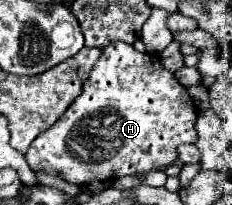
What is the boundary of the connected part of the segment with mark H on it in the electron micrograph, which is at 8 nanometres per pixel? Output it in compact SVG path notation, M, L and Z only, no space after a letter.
M114 42L114 44L108 44L104 50L102 50L102 56L96 60L90 76L84 80L84 86L82 86L82 94L70 104L70 108L62 114L62 118L52 126L48 128L46 132L42 132L42 136L38 136L30 150L26 152L26 160L28 160L28 166L34 170L34 172L44 172L44 174L50 174L50 176L60 176L64 178L66 182L70 184L76 184L76 186L82 186L82 184L88 184L92 180L116 180L120 176L126 176L126 174L136 174L136 172L150 172L150 170L158 170L162 166L170 166L176 162L178 154L176 154L176 148L180 144L196 144L196 118L198 118L198 108L194 104L194 100L190 98L188 90L174 78L172 72L168 72L162 64L160 64L160 56L154 56L154 54L148 54L148 52L136 52L132 48L132 44L126 44L126 42Z

